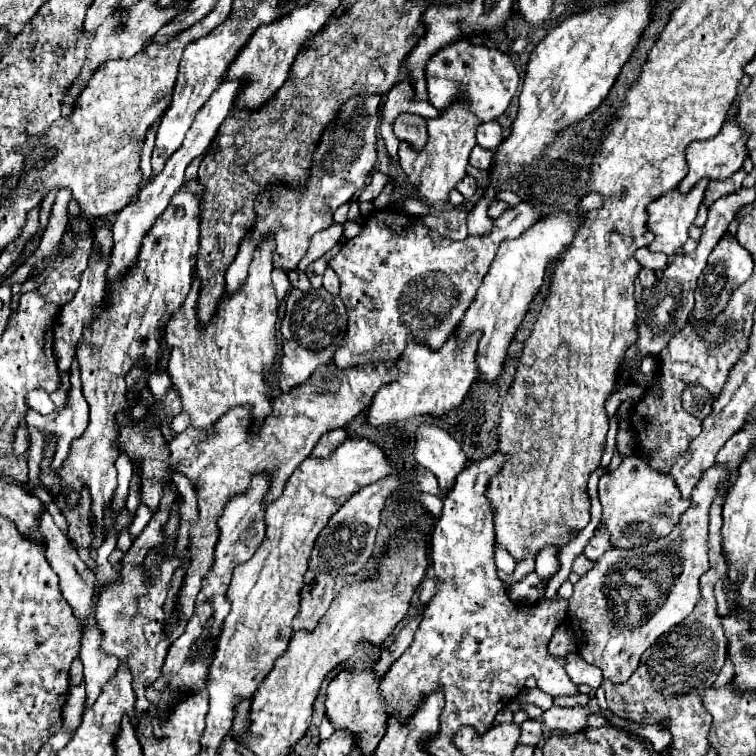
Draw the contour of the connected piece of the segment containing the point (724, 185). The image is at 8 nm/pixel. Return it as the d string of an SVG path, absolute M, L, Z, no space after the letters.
M736 172L736 174L732 174L732 178L724 178L720 182L710 182L706 196L704 196L704 204L710 208L712 202L716 202L718 198L734 194L736 190L740 190L744 178L746 178L746 172Z

